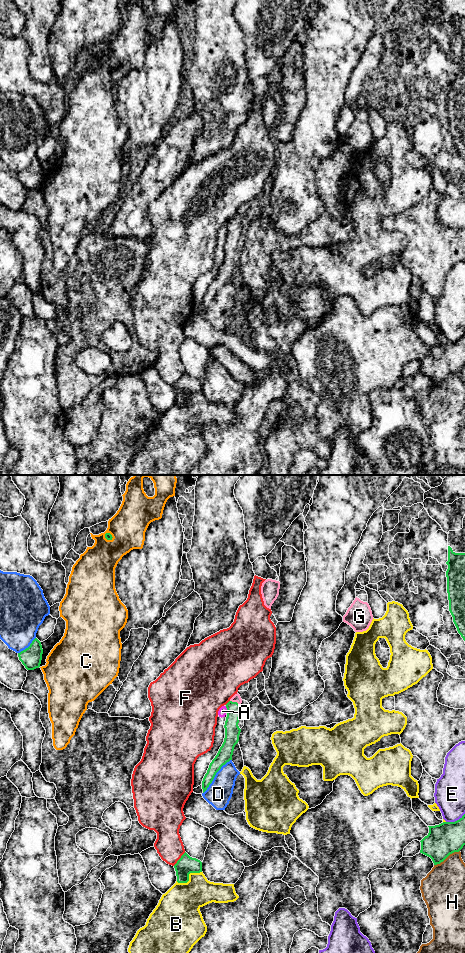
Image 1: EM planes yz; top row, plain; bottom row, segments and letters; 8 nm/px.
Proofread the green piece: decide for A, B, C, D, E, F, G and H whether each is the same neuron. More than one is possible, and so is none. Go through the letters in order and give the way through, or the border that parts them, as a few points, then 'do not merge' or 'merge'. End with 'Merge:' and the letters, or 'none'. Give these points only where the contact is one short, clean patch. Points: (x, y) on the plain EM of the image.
A: along yz (225, 226), (227, 232) | do not merge
B: do not merge
C: do not merge
D: do not merge
E: do not merge
F: do not merge
G: across yz (232, 251), (235, 222), (236, 218) | merge
H: do not merge
Merge: G

